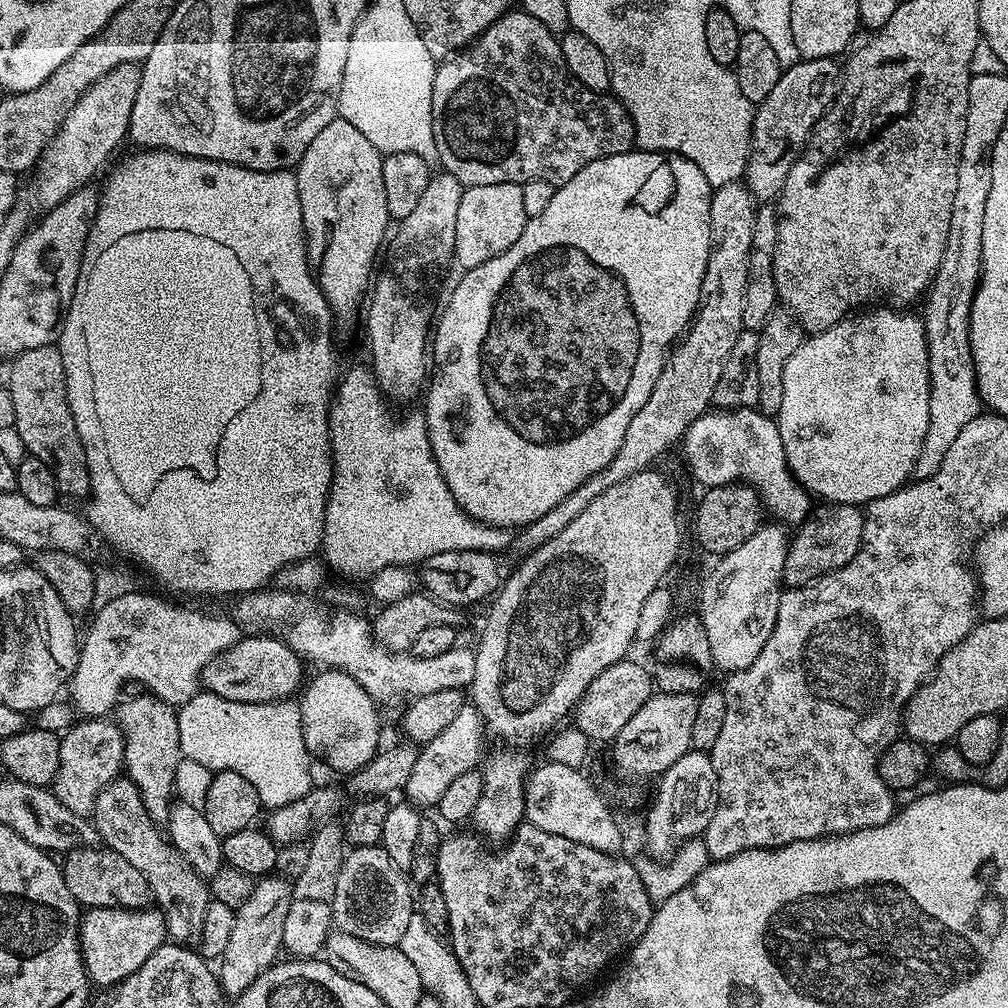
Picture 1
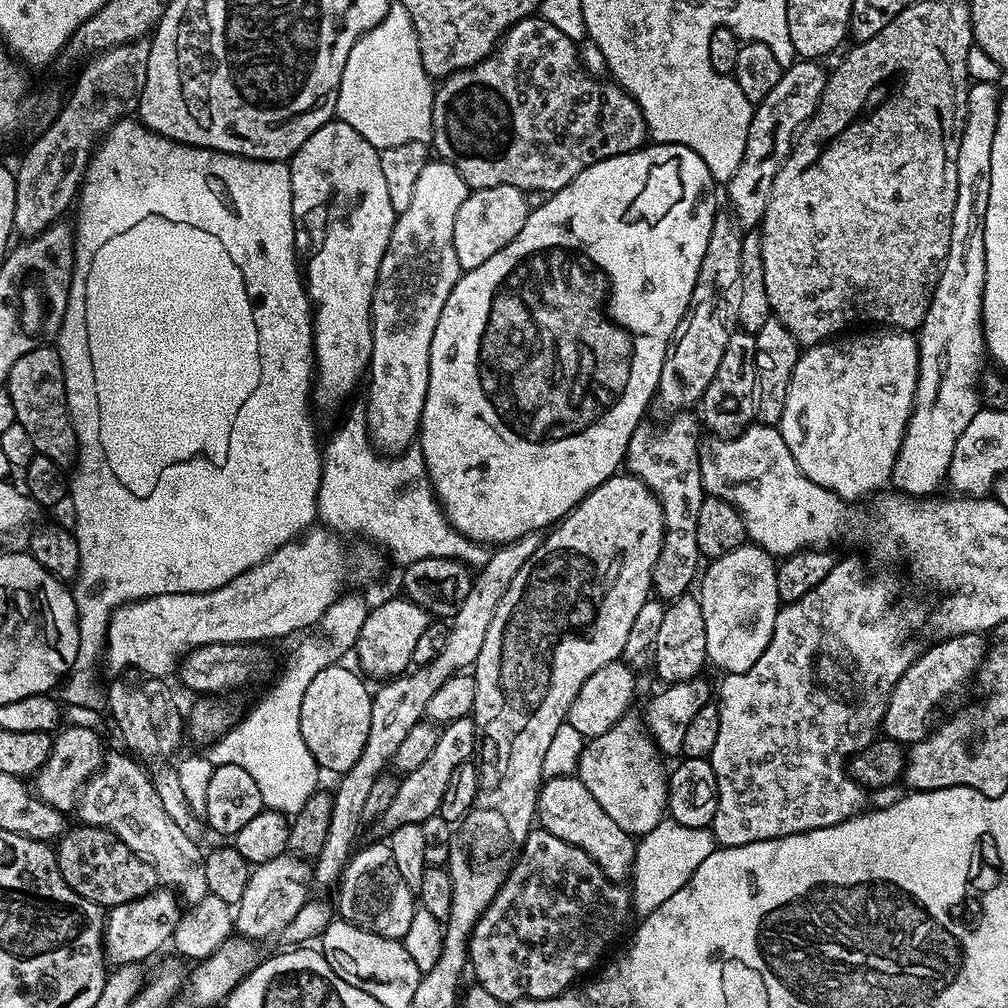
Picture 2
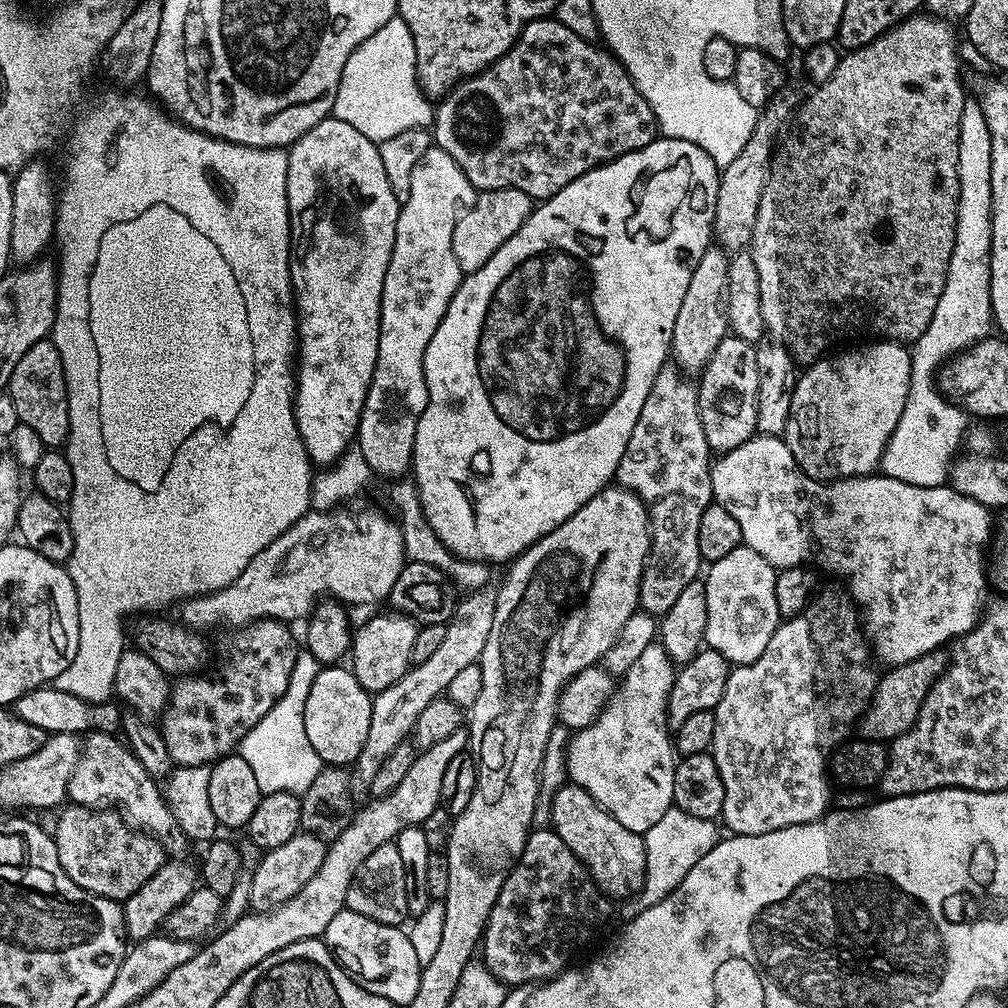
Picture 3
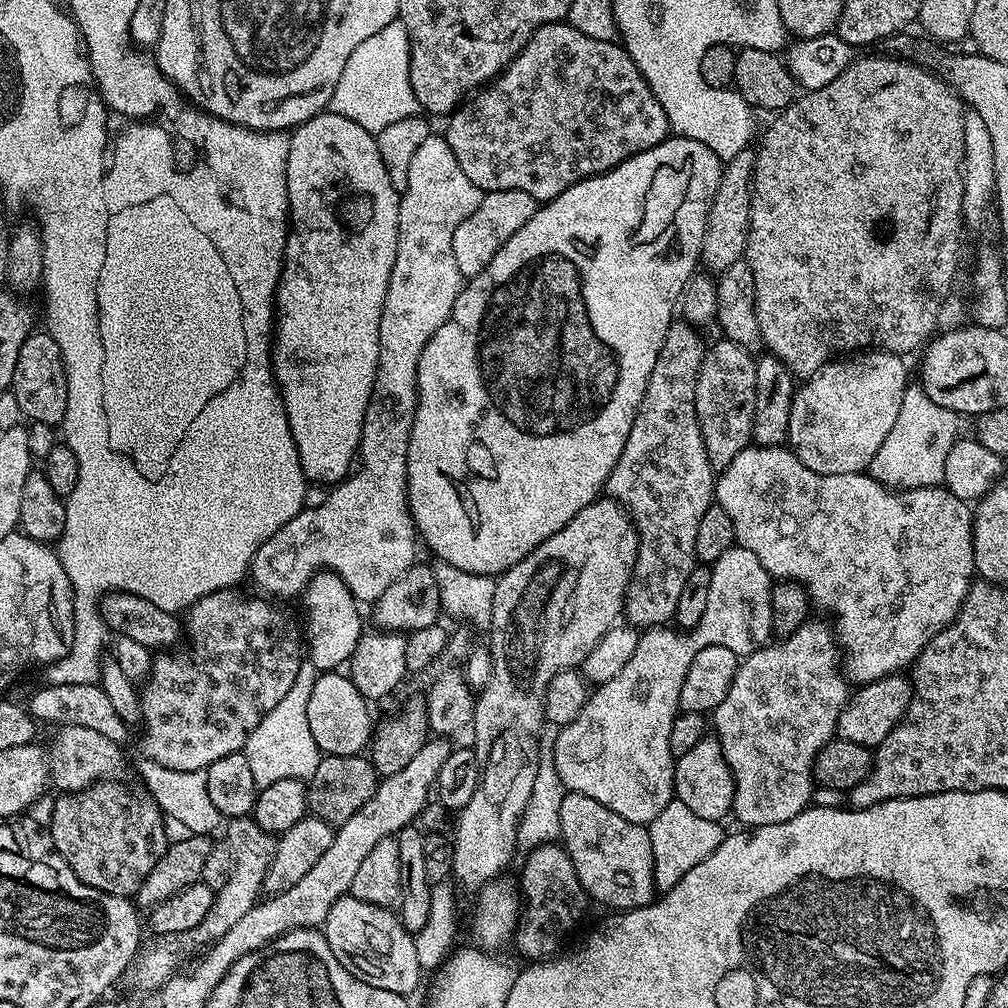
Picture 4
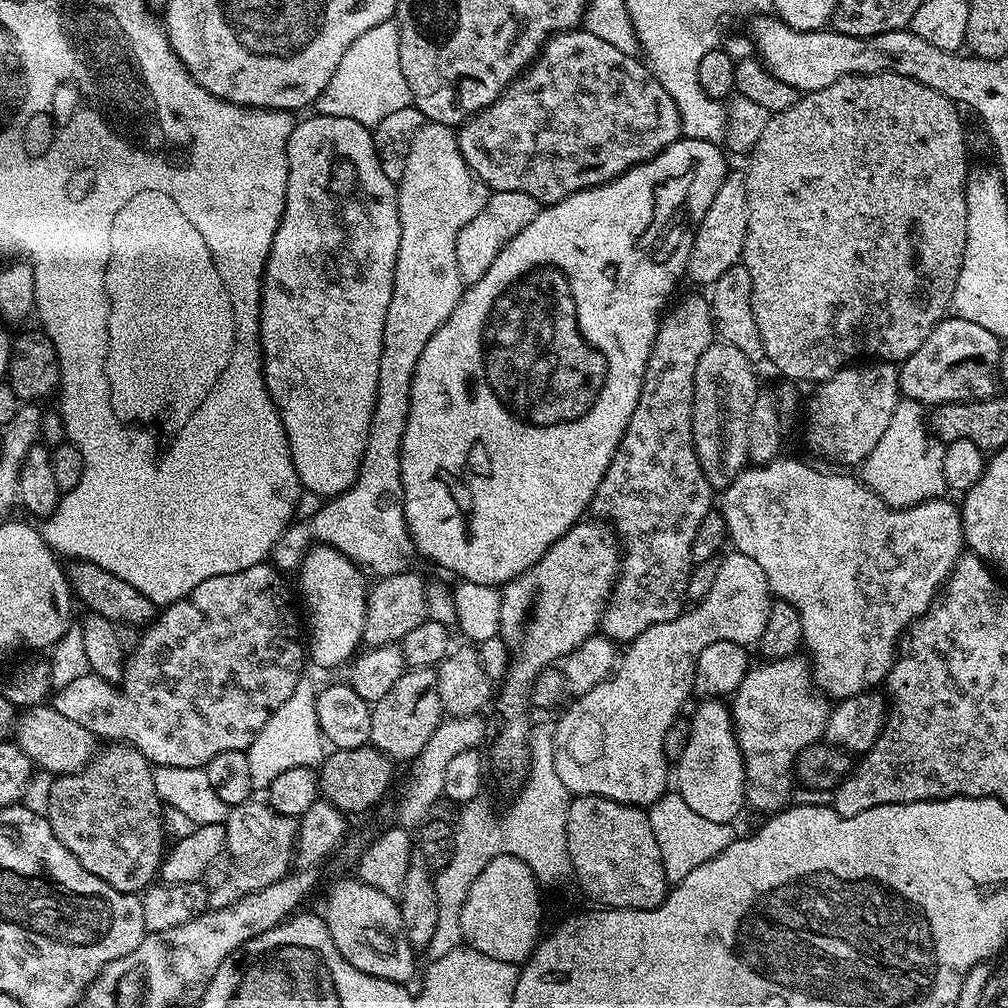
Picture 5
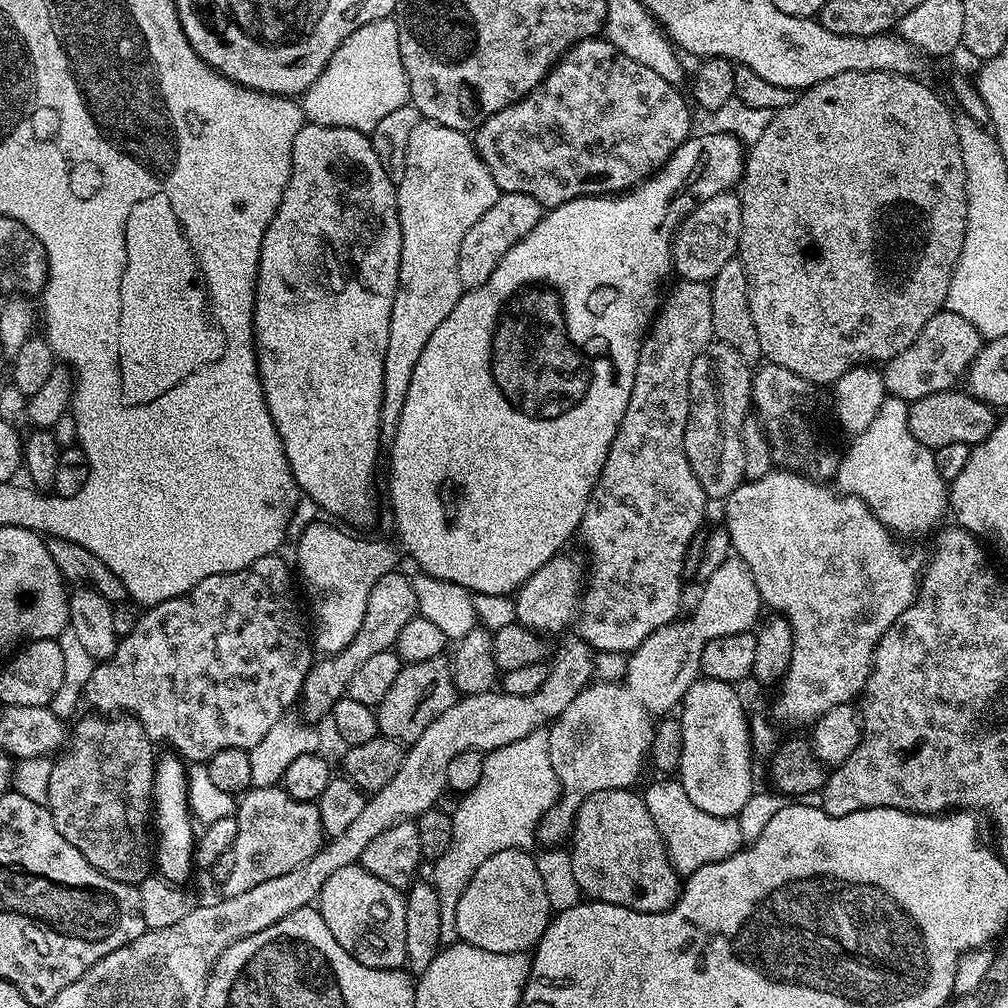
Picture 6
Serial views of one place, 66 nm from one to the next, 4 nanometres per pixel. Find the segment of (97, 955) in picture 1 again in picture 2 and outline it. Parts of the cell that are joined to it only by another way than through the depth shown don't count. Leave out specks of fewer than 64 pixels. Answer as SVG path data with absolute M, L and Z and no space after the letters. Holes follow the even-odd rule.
M157 886L153 892L134 902L122 902L122 906L107 909L104 922L105 957L116 966L148 961L163 944L171 941L181 911L181 901L175 891L167 886Z

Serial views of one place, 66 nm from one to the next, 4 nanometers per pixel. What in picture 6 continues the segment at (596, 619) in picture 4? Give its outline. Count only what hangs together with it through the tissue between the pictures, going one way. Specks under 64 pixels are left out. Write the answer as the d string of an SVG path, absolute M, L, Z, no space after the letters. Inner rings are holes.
M561 554L546 562L515 593L516 620L537 634L560 632L571 625L578 615L582 589L586 583L586 568L569 554Z

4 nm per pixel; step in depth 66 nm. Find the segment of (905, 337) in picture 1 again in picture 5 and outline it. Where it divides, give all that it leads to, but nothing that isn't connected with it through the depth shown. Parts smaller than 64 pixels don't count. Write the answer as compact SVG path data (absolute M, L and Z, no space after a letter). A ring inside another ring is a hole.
M856 362L851 366L839 368L831 378L823 381L808 404L808 421L804 424L804 440L820 456L837 460L840 464L863 464L870 450L878 444L878 438L890 426L894 406L902 399L900 394L900 373L892 362Z

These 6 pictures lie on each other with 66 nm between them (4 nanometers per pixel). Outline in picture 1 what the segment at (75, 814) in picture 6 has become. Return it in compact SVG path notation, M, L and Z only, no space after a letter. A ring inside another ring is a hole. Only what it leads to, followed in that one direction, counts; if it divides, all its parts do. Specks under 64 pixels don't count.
M85 846L67 853L62 860L64 881L74 898L89 908L146 908L153 903L150 882L142 870L134 870L122 854L107 846Z

